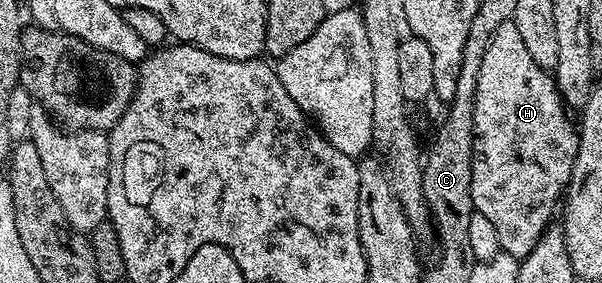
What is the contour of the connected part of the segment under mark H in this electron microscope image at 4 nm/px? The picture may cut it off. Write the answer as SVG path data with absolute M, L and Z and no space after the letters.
M508 20L507 22L503 22L503 26L499 26L499 30L495 30L495 38L491 38L491 46L487 46L487 54L483 54L483 66L479 66L479 82L475 86L475 126L473 127L473 161L471 162L471 198L473 199L475 211L479 214L483 214L483 218L488 218L495 226L501 251L508 254L508 256L514 256L518 262L527 254L531 254L531 250L535 250L535 242L539 242L541 235L554 223L553 211L555 211L556 208L558 211L559 205L562 203L569 186L571 170L573 169L575 154L577 152L578 129L575 127L574 121L572 124L565 115L567 115L567 109L557 89L557 81L553 79L548 71L539 67L535 60L531 58L531 54L523 44L523 39L513 25L513 21Z

